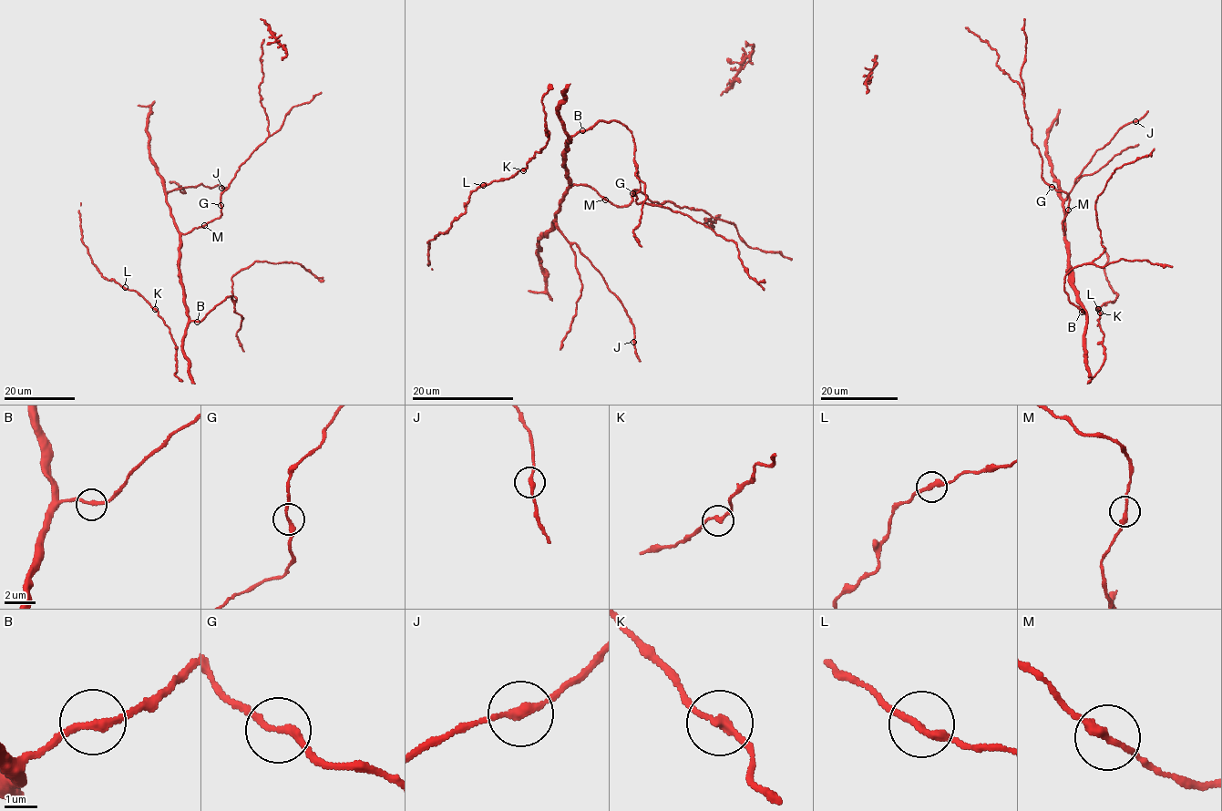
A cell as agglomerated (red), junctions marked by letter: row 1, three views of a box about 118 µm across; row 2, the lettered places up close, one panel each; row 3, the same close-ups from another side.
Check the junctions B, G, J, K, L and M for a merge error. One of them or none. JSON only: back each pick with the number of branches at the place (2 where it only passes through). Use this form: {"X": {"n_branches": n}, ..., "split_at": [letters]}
{"split_at": []}

